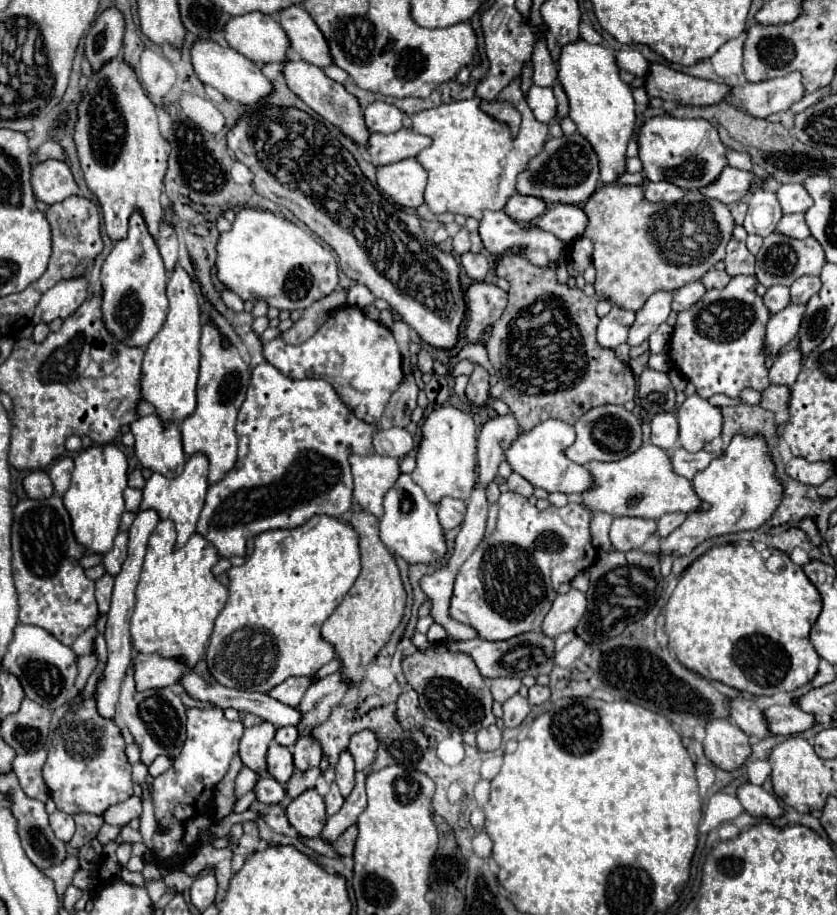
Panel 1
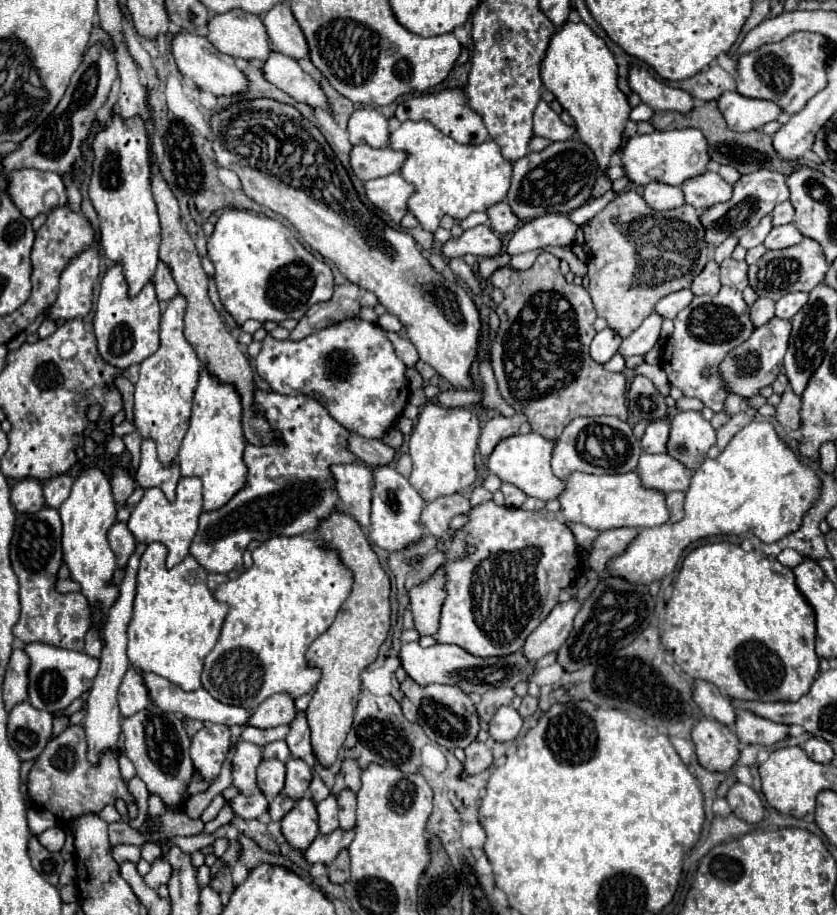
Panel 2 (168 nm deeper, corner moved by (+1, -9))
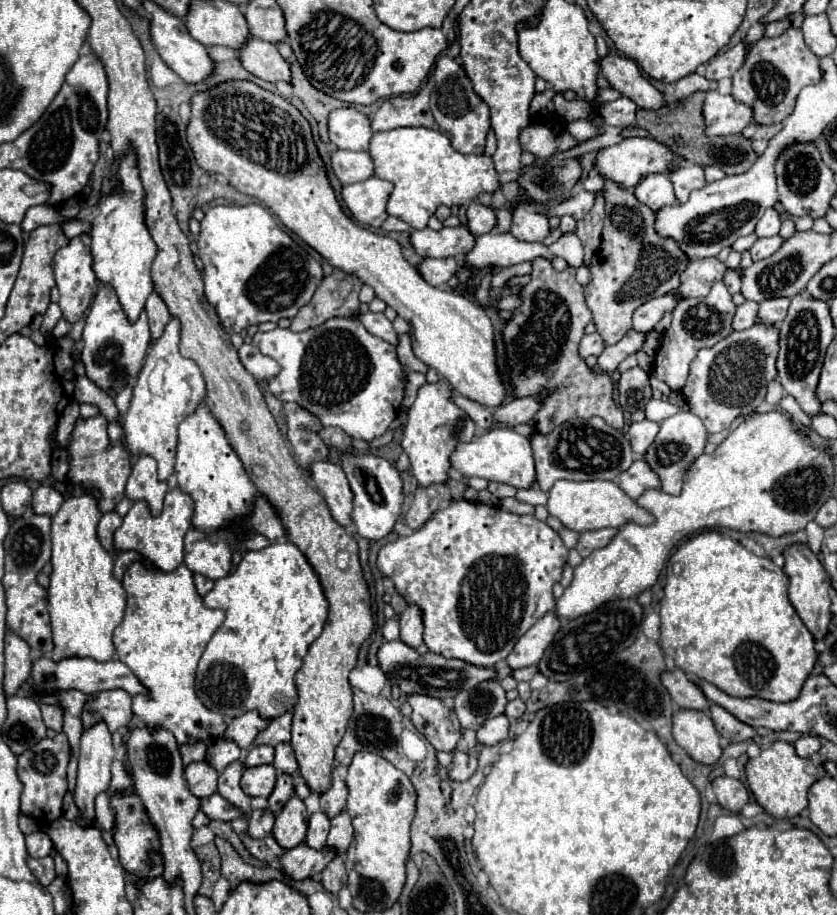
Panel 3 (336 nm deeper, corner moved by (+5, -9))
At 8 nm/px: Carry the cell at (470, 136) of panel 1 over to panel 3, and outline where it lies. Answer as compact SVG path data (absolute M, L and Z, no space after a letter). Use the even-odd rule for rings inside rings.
M394 128L376 132L370 138L368 154L374 162L374 176L394 184L388 196L386 212L408 222L412 228L424 228L438 206L460 206L476 200L482 192L500 188L498 174L490 156L466 156L452 148L450 138L430 128Z

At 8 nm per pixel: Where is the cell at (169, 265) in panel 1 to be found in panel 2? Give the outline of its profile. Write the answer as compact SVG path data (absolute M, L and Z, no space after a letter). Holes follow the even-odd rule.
M158 264L156 274L154 274L154 286L156 286L156 296L160 302L168 302L178 294L178 286L174 284L174 278L170 276L170 268L166 264Z

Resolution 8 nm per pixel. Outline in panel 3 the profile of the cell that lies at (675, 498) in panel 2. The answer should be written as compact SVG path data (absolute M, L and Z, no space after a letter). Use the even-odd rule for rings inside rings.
M682 410L670 418L666 418L660 424L660 432L654 440L654 444L650 444L650 448L646 450L644 460L650 464L650 468L654 468L654 472L658 472L658 478L662 480L662 490L668 494L680 494L682 488L682 476L686 472L686 468L696 460L696 456L700 456L704 452L704 444L706 444L706 428L702 424L702 420L688 412Z

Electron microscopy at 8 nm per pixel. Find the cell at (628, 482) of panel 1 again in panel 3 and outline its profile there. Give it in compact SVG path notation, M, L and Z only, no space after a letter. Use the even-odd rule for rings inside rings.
M558 480L548 492L548 514L556 516L564 528L574 532L586 530L600 530L600 528L622 528L626 522L636 524L652 524L654 518L640 508L632 498L628 498L616 482L608 480L586 480L586 482L572 482L572 480Z

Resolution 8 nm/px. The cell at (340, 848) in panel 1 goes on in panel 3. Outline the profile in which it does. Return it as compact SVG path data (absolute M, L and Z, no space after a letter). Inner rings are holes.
M334 856L334 860L330 860L330 864L324 868L322 886L332 894L338 894L340 888L346 886L346 868L342 856Z

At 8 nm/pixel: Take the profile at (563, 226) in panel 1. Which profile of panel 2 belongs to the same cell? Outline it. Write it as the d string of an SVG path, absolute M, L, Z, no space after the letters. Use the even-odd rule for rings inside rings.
M546 214L524 222L510 238L506 252L514 256L528 250L546 248L546 246L566 248L576 242L576 230L578 226L568 216Z

